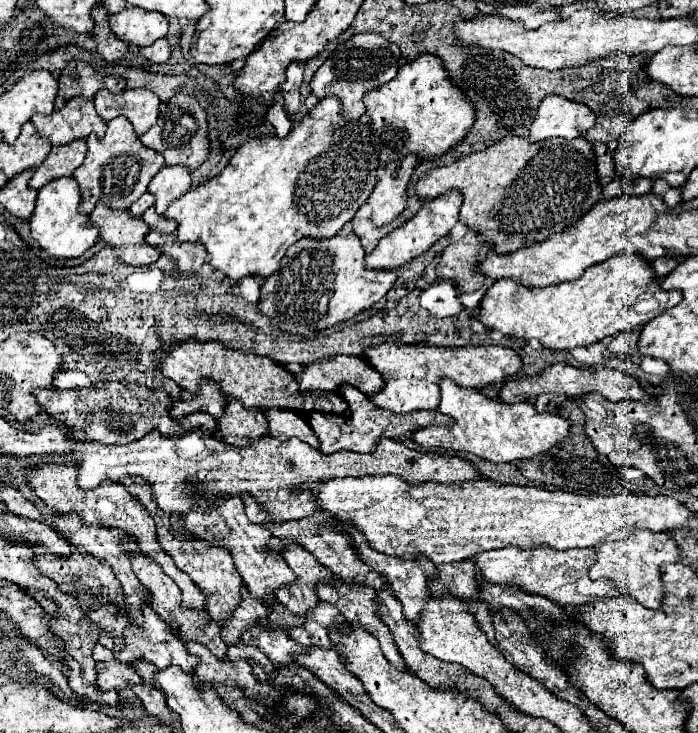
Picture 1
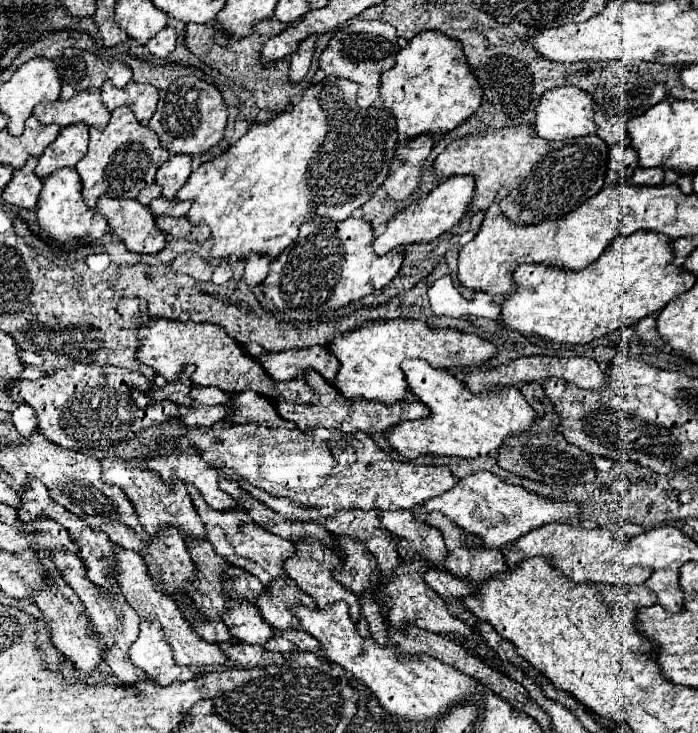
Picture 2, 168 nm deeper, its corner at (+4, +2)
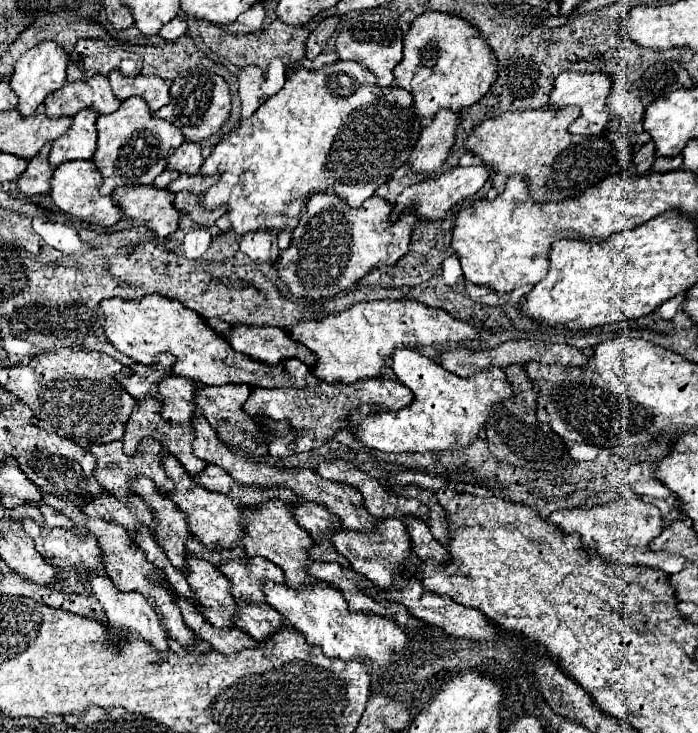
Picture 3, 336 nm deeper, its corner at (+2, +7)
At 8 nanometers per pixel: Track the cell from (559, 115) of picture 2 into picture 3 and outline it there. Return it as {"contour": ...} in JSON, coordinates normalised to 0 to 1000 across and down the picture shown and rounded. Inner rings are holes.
{"contour":[[[805,98],[797,106],[794,123],[788,128],[788,145],[791,147],[808,147],[808,145],[831,145],[834,158],[819,166],[819,180],[822,183],[860,183],[865,172],[871,169],[871,153],[868,153],[868,134],[874,128],[877,109],[865,98]]]}

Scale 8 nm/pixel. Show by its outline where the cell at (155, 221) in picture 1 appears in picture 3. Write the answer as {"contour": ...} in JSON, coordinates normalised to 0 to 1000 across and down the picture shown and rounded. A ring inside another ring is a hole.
{"contour":[[[261,237],[258,243],[252,243],[241,254],[241,259],[249,262],[249,265],[255,265],[261,259],[269,259],[269,262],[278,262],[278,265],[292,265],[309,246],[312,246],[312,240],[287,240],[287,237],[281,237],[281,240],[264,240]]]}

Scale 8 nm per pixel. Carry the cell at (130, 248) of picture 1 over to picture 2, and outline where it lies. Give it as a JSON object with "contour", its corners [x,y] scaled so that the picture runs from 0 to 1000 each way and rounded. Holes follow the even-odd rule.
{"contour":[[[146,266],[138,288],[152,296],[155,310],[172,323],[183,342],[223,348],[235,340],[235,321],[221,307],[221,293],[195,271],[160,271]]]}

